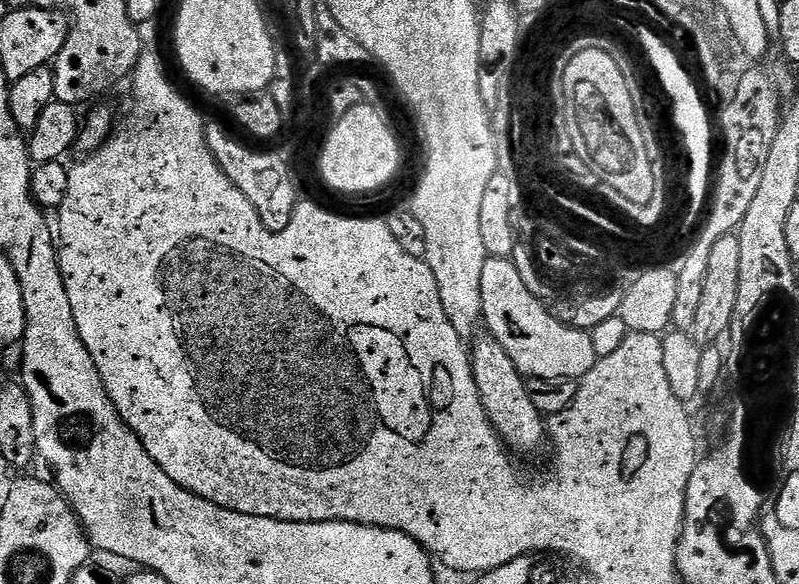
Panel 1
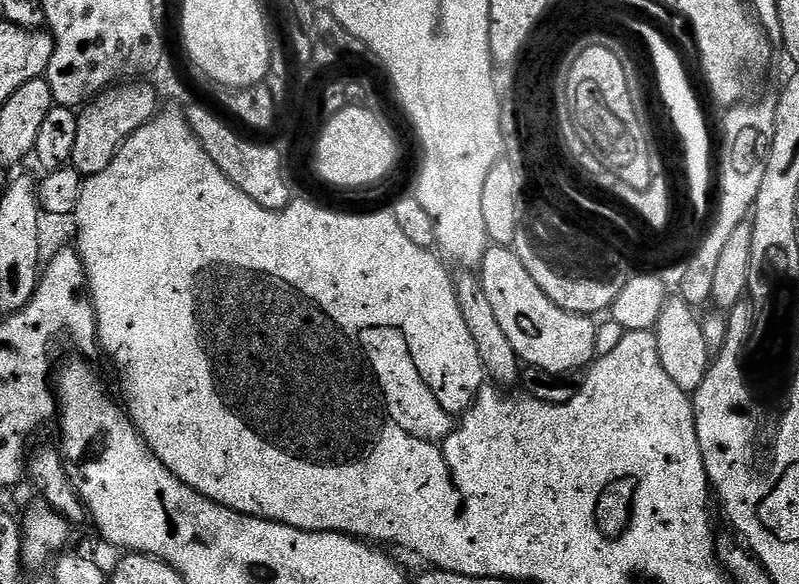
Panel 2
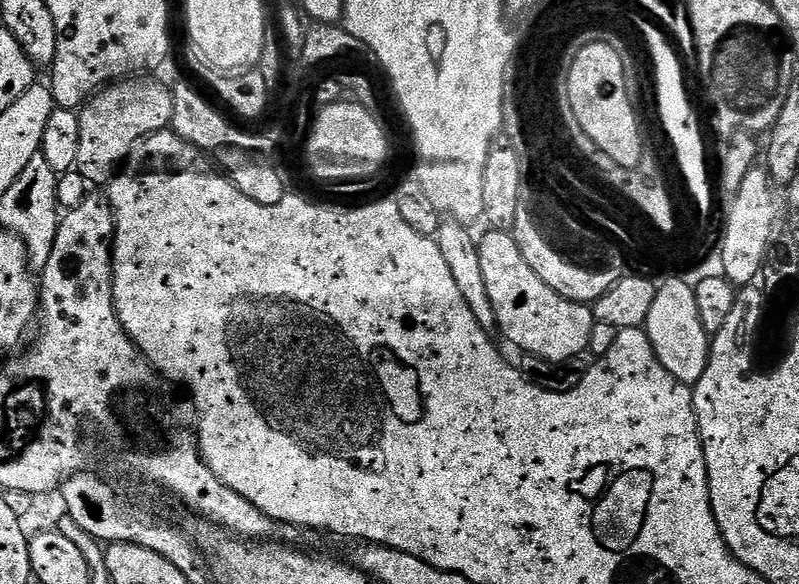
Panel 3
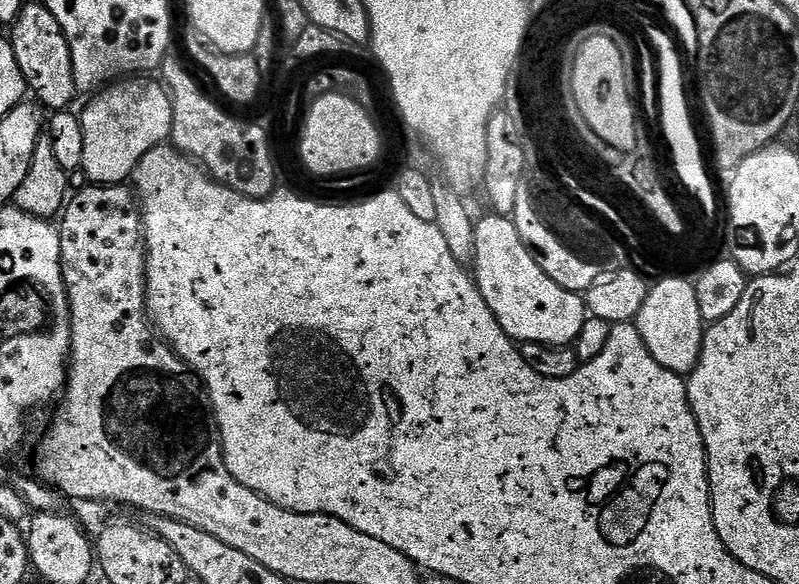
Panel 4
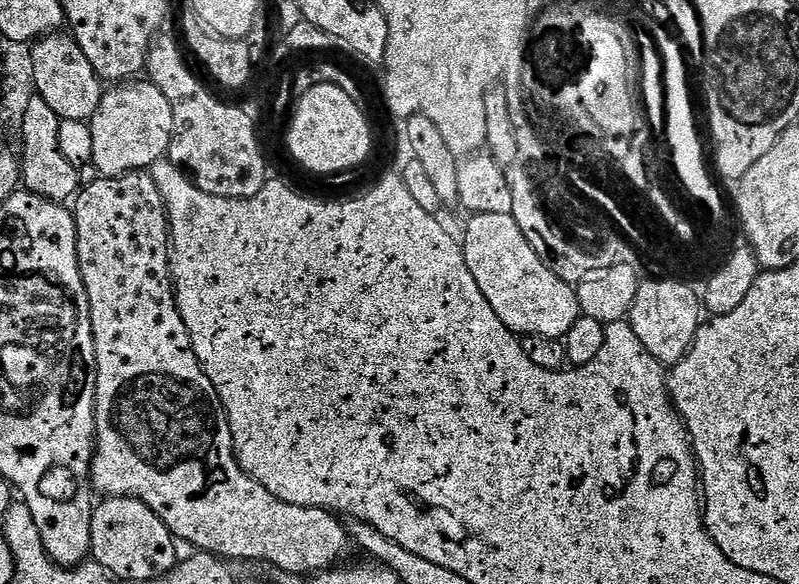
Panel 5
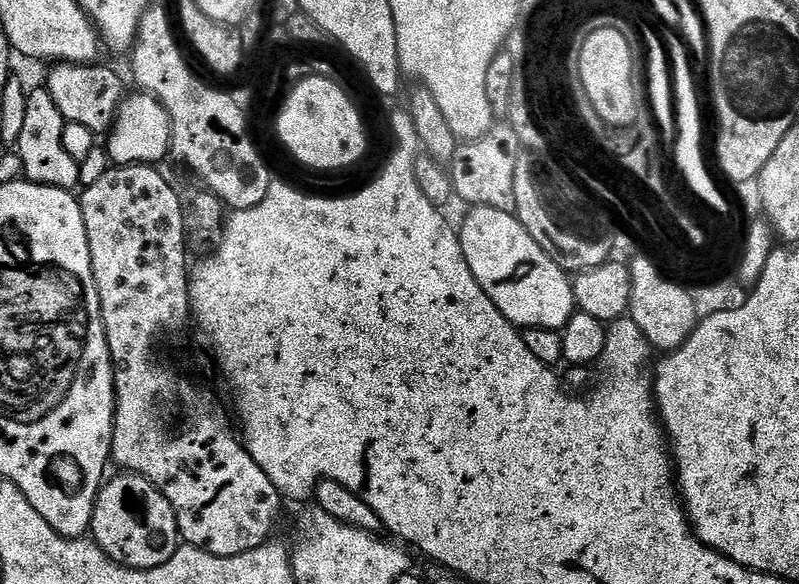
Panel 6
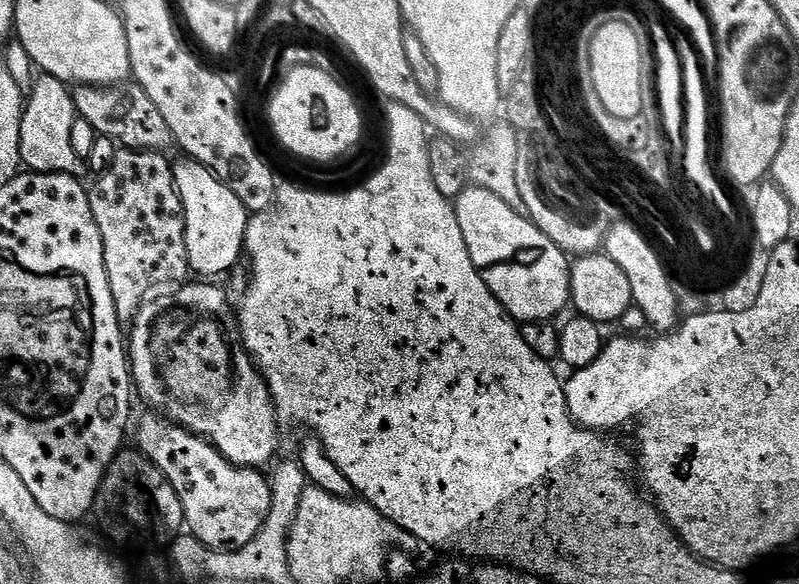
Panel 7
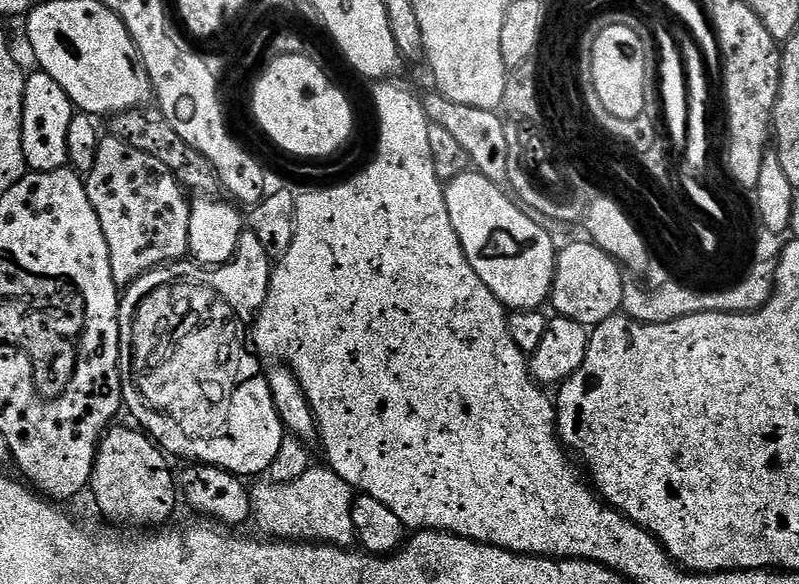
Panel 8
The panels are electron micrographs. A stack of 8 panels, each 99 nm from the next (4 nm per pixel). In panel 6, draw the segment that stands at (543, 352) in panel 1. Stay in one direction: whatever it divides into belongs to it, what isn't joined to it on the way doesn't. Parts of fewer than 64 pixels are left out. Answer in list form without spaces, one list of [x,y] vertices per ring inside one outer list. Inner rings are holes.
[[[473,207],[468,213],[470,214],[465,218],[464,225],[459,225],[458,228],[462,254],[466,254],[466,262],[478,286],[482,286],[482,290],[491,298],[494,306],[498,306],[501,314],[521,330],[526,328],[562,330],[565,328],[568,325],[568,319],[578,308],[574,284],[569,273],[563,272],[548,257],[546,250],[542,250],[542,246],[538,246],[538,242],[534,242],[534,238],[526,234],[522,222],[516,219],[515,215],[480,207]]]

